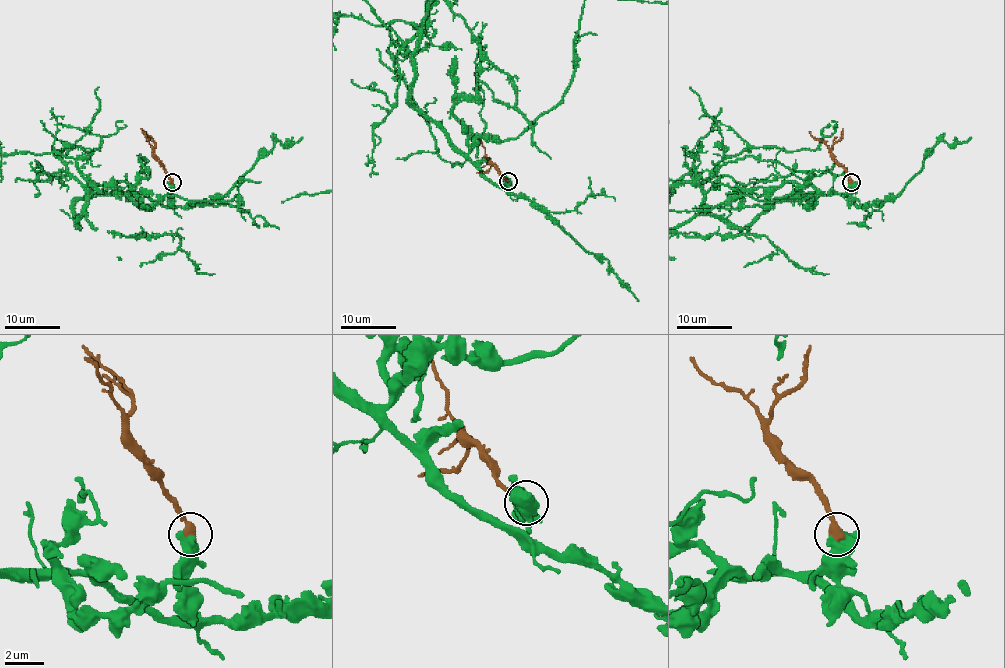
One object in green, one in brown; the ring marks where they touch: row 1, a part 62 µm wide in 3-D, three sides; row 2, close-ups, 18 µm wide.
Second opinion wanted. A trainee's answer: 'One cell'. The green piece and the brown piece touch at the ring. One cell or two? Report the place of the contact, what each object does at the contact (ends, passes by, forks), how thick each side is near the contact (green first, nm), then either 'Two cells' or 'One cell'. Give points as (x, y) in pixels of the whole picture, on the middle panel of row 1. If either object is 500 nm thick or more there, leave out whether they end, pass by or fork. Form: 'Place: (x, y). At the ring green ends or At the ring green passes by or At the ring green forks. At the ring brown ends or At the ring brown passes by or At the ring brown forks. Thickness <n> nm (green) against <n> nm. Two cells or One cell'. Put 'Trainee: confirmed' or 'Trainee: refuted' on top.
Trainee: refuted
Place: (508, 181). Thickness 750 nm (green) against 480 nm. Two cells

